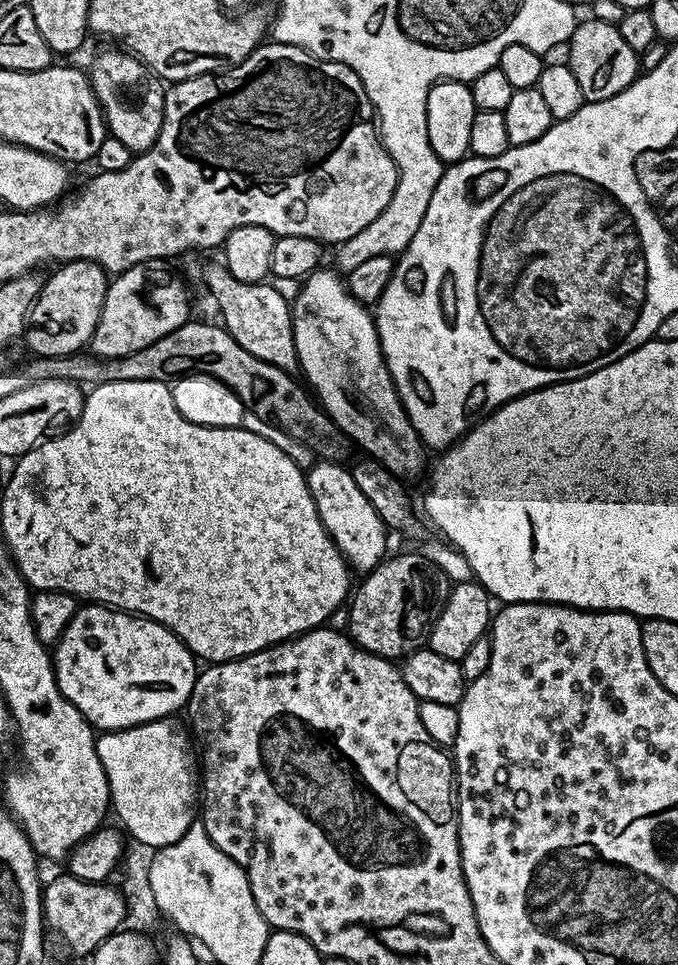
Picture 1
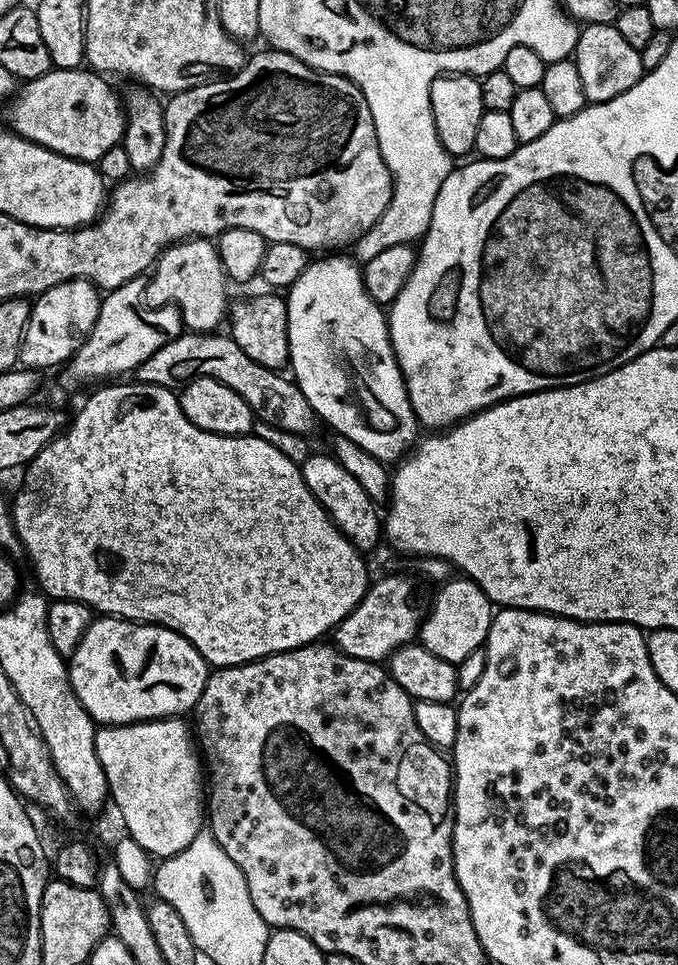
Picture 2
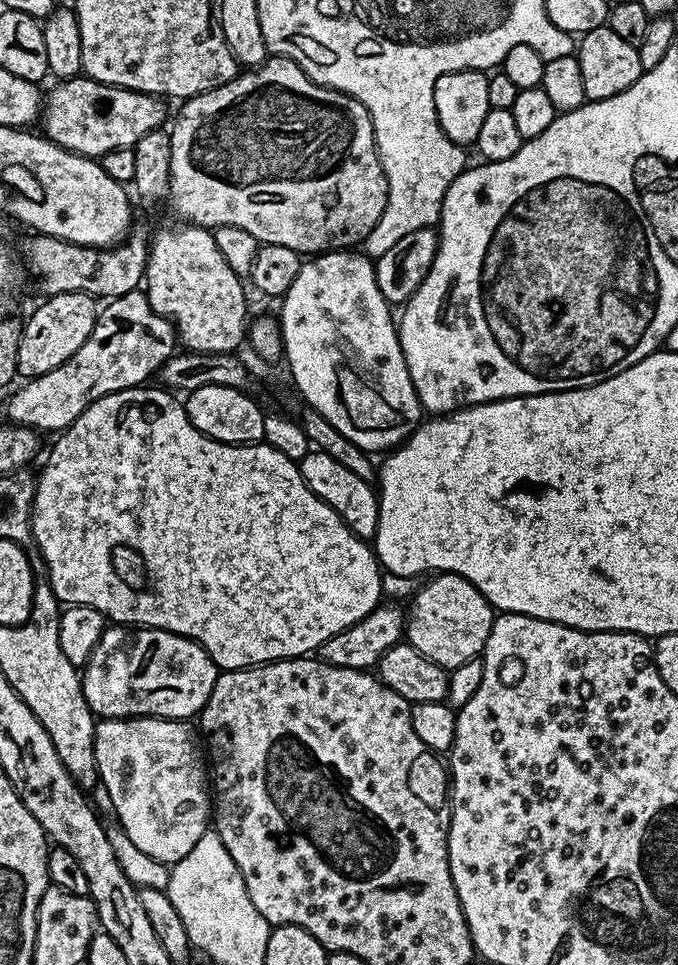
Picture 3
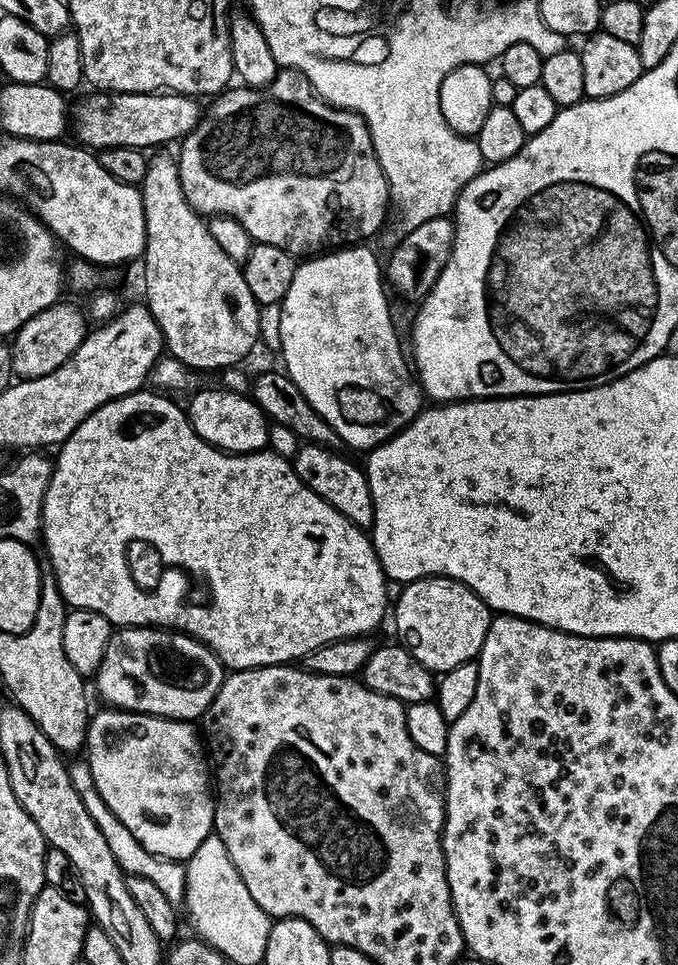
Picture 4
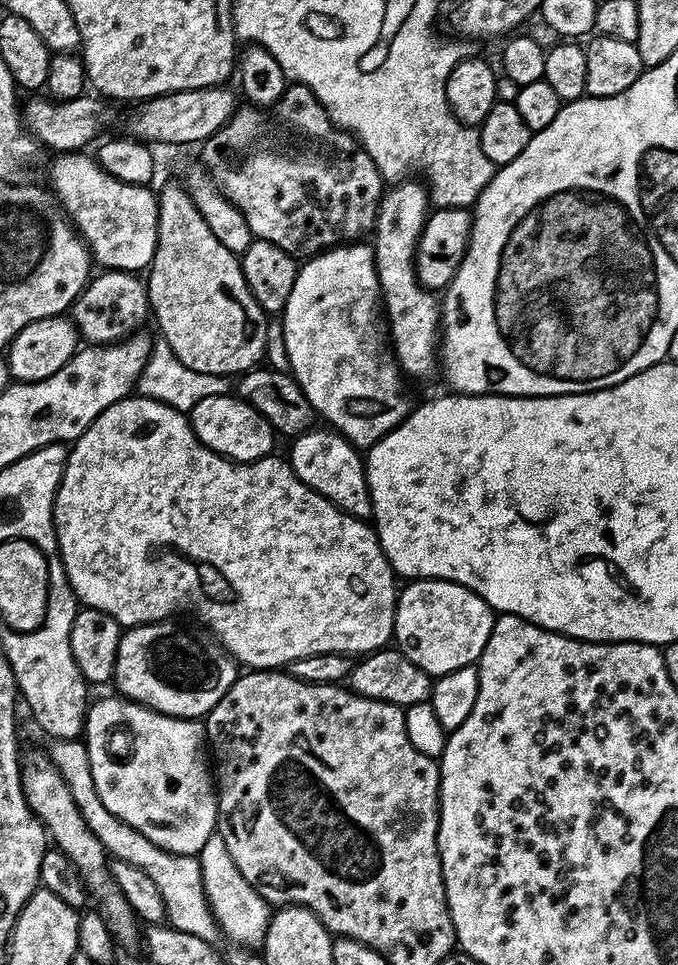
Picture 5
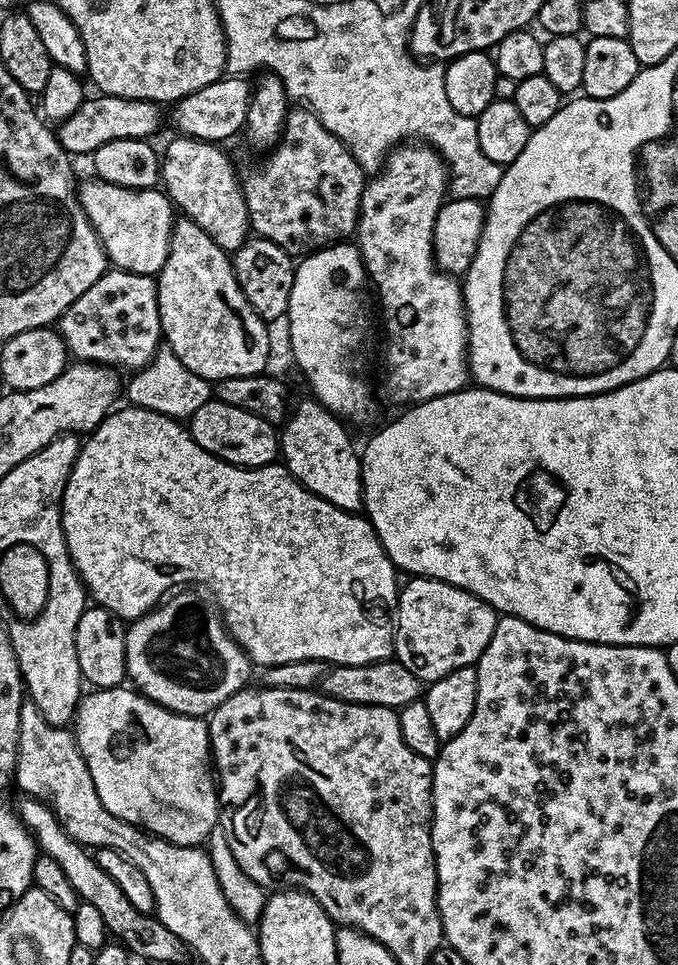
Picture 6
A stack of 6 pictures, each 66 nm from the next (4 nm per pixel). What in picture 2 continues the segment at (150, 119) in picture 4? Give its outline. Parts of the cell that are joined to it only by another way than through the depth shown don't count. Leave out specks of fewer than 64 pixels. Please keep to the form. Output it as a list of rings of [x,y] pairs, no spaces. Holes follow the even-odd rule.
[[[53,67],[50,72],[29,79],[15,93],[10,112],[36,112],[38,104],[38,135],[30,137],[28,134],[30,142],[52,148],[52,136],[68,136],[67,156],[76,160],[98,162],[102,154],[106,154],[106,150],[117,147],[123,141],[126,123],[125,105],[121,97],[116,97],[115,90],[104,80],[107,79],[83,67]]]

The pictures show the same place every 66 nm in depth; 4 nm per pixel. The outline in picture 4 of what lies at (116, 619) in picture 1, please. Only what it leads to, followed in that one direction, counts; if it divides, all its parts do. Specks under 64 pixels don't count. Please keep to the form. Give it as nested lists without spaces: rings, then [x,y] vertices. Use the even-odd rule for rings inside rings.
[[[124,626],[113,631],[94,683],[113,709],[196,722],[212,704],[225,675],[220,659],[193,636],[155,626]]]

